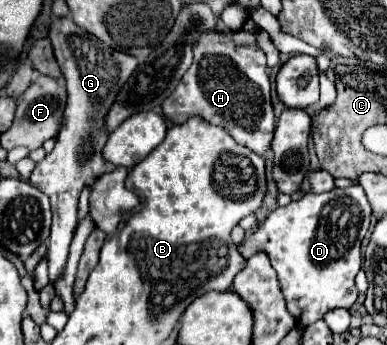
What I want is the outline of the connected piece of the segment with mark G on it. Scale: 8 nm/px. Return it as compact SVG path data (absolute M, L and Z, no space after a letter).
M55 18L49 26L49 40L53 44L57 62L67 82L67 108L63 114L63 126L57 134L55 148L35 166L29 182L39 188L51 200L51 236L49 236L49 278L51 282L63 274L69 244L77 228L77 200L89 178L99 178L111 172L115 166L101 158L101 150L109 132L105 130L105 116L119 94L119 88L135 72L137 58L119 52L105 42L97 40L71 18Z

